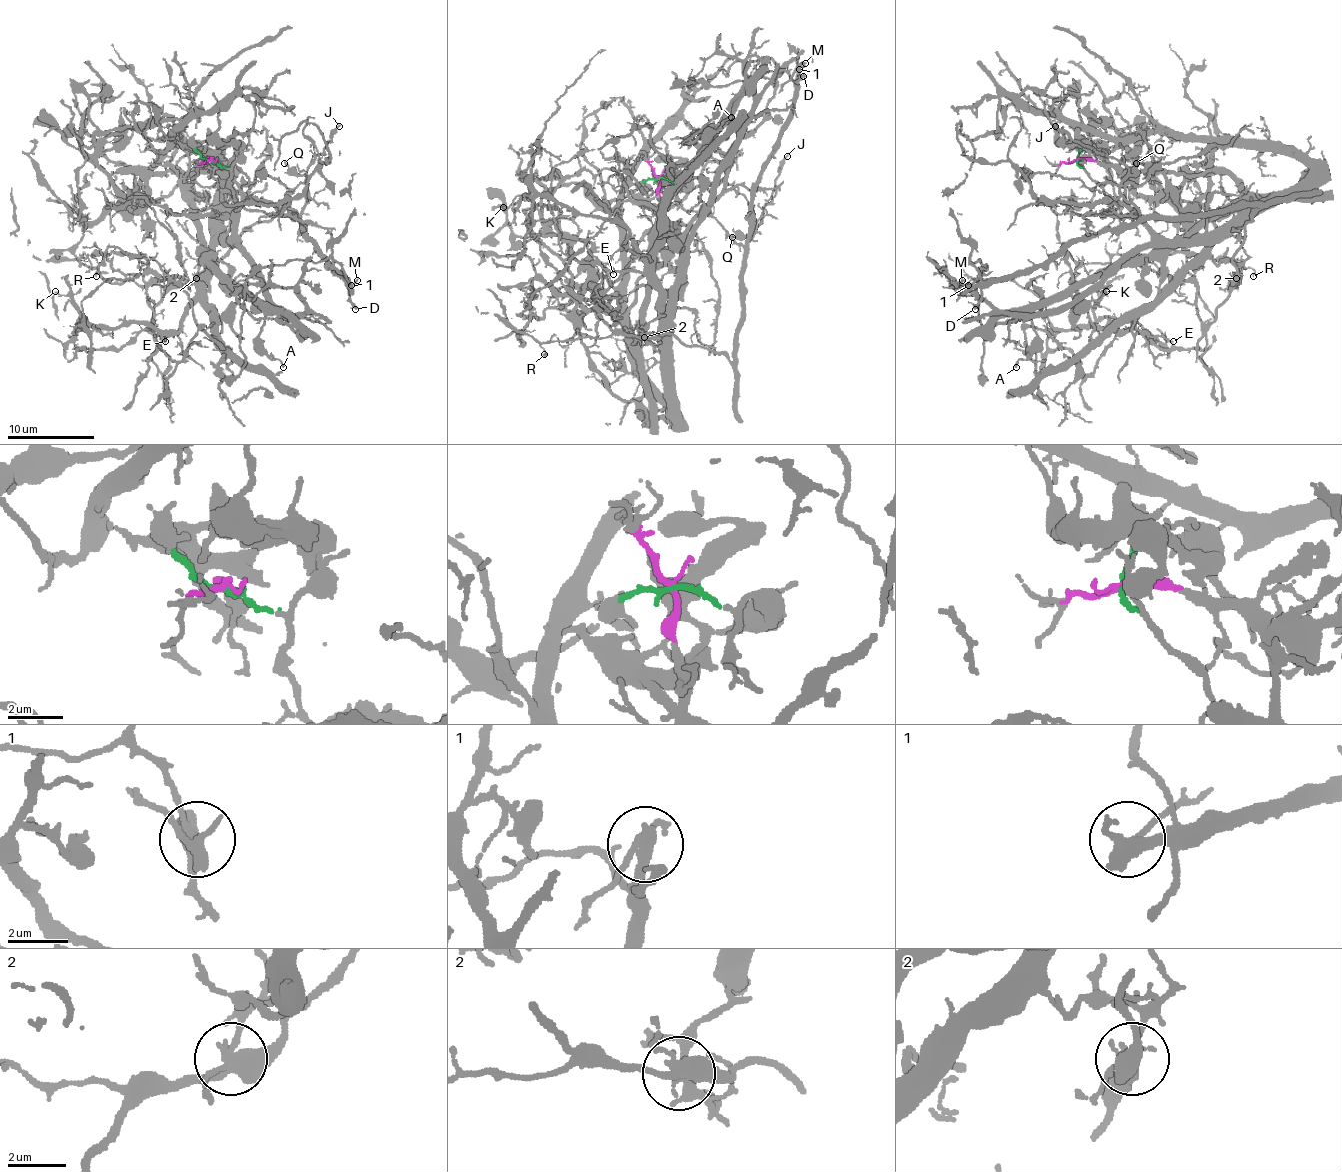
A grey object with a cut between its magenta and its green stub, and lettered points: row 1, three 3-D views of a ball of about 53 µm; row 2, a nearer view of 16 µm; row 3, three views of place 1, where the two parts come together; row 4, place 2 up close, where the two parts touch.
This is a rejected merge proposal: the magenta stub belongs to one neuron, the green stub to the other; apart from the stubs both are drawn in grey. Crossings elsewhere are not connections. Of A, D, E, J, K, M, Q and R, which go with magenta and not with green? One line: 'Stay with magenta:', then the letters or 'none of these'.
Stay with magenta: A, E, K

